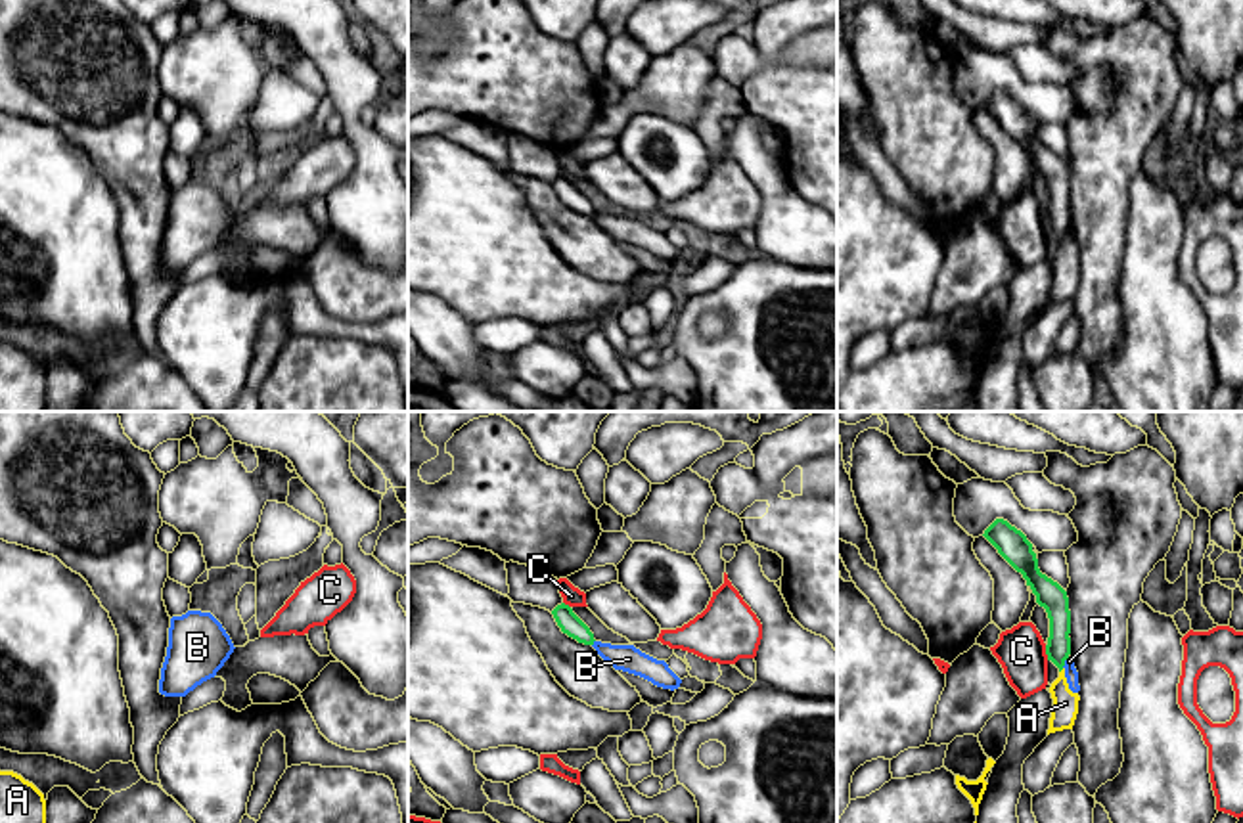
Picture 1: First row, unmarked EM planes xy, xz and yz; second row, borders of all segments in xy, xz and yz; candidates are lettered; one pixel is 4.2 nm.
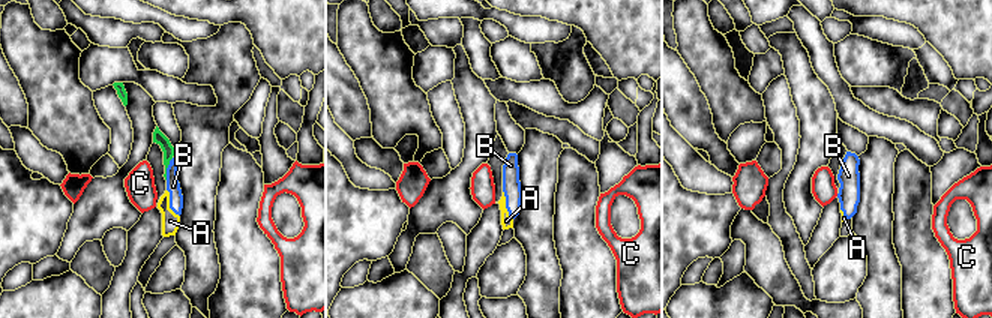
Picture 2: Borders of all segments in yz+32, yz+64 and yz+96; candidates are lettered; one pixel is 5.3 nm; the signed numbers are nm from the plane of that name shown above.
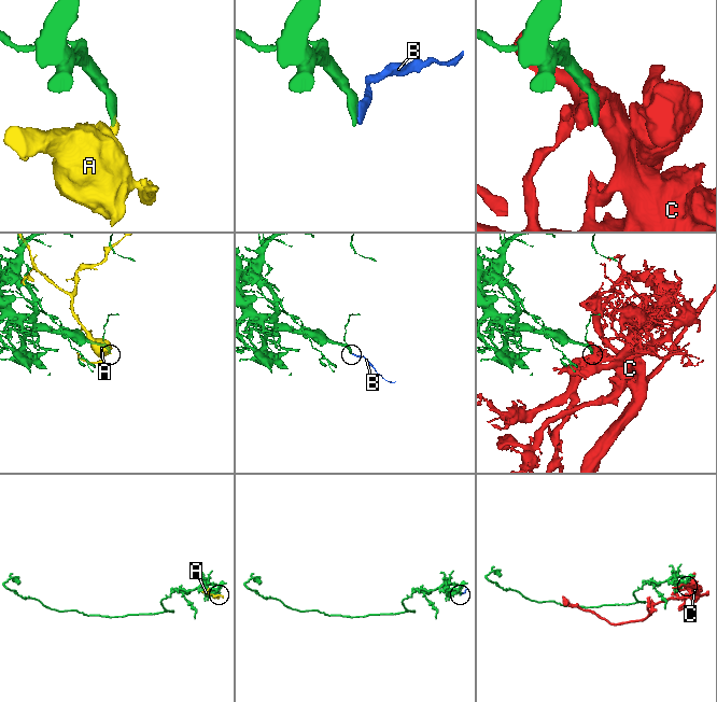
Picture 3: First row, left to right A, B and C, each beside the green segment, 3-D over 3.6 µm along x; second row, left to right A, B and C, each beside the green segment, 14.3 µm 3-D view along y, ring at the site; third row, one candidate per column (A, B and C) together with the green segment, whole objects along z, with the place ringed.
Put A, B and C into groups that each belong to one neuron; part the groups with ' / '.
A B / C

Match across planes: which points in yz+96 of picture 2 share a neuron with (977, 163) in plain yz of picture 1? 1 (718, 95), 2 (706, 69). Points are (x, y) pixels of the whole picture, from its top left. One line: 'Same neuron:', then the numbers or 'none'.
Same neuron: 1, 2

